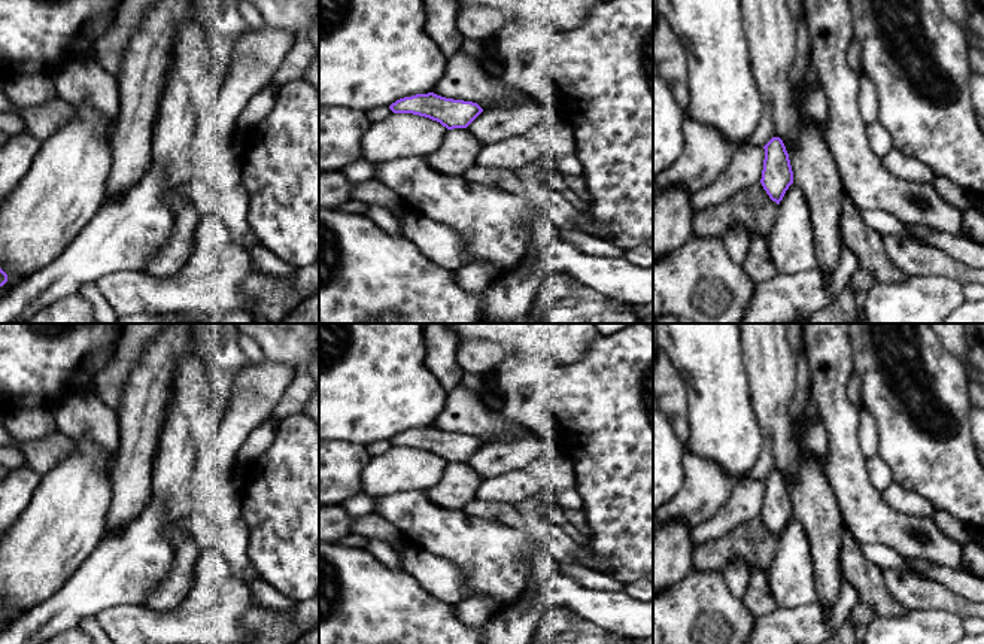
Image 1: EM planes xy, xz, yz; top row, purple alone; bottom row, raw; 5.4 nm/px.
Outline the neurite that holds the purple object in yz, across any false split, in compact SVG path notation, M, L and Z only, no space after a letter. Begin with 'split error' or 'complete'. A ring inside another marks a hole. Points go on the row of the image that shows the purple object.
complete | M772 137L765 146L765 160L760 183L769 198L780 204L793 183L793 171L786 146L780 137Z

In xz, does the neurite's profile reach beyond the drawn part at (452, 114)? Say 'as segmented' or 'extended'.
as segmented

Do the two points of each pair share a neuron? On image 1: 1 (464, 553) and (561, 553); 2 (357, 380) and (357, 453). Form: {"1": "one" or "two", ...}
{"1": "one", "2": "two"}

